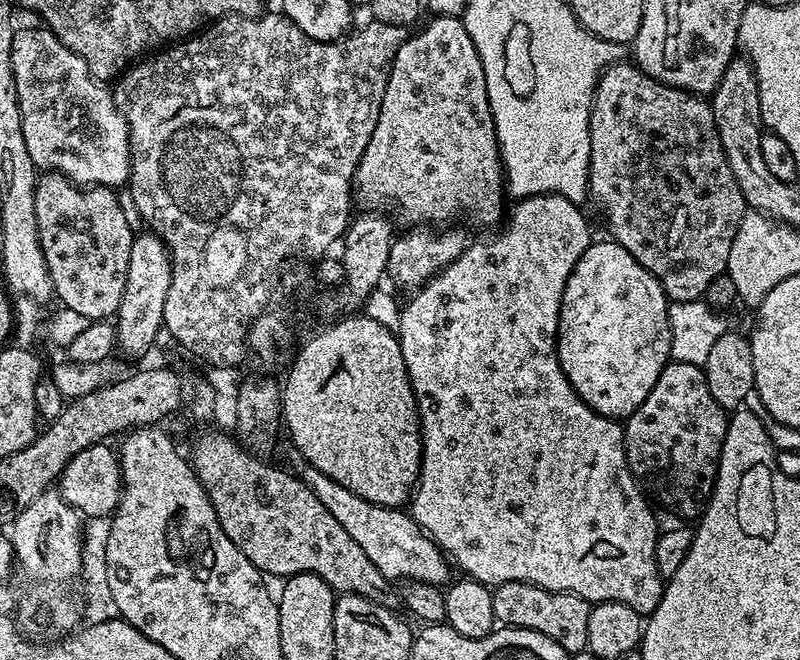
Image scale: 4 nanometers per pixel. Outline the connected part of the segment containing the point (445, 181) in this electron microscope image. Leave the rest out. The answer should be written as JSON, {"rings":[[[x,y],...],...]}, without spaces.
{"rings":[[[432,16],[429,19],[429,24],[425,26],[421,32],[413,31],[402,42],[402,46],[398,50],[398,54],[394,54],[394,62],[392,68],[388,71],[388,81],[386,82],[386,94],[382,94],[382,110],[378,110],[378,126],[374,126],[374,134],[370,134],[370,142],[366,142],[366,150],[362,154],[362,158],[358,162],[356,167],[356,178],[354,181],[354,200],[357,205],[361,204],[361,209],[371,210],[377,214],[393,214],[392,212],[400,212],[400,216],[405,220],[408,226],[436,226],[439,220],[448,220],[455,214],[456,208],[461,208],[470,219],[476,224],[492,224],[488,226],[496,226],[505,219],[506,216],[506,204],[504,208],[504,200],[506,201],[506,181],[504,178],[504,166],[500,159],[500,147],[498,146],[498,138],[496,137],[496,131],[494,130],[494,118],[492,117],[492,111],[490,110],[490,102],[488,101],[488,95],[486,94],[486,74],[482,70],[482,58],[478,58],[478,50],[474,50],[474,42],[470,42],[470,34],[466,34],[466,26],[463,19],[458,16]]]}

